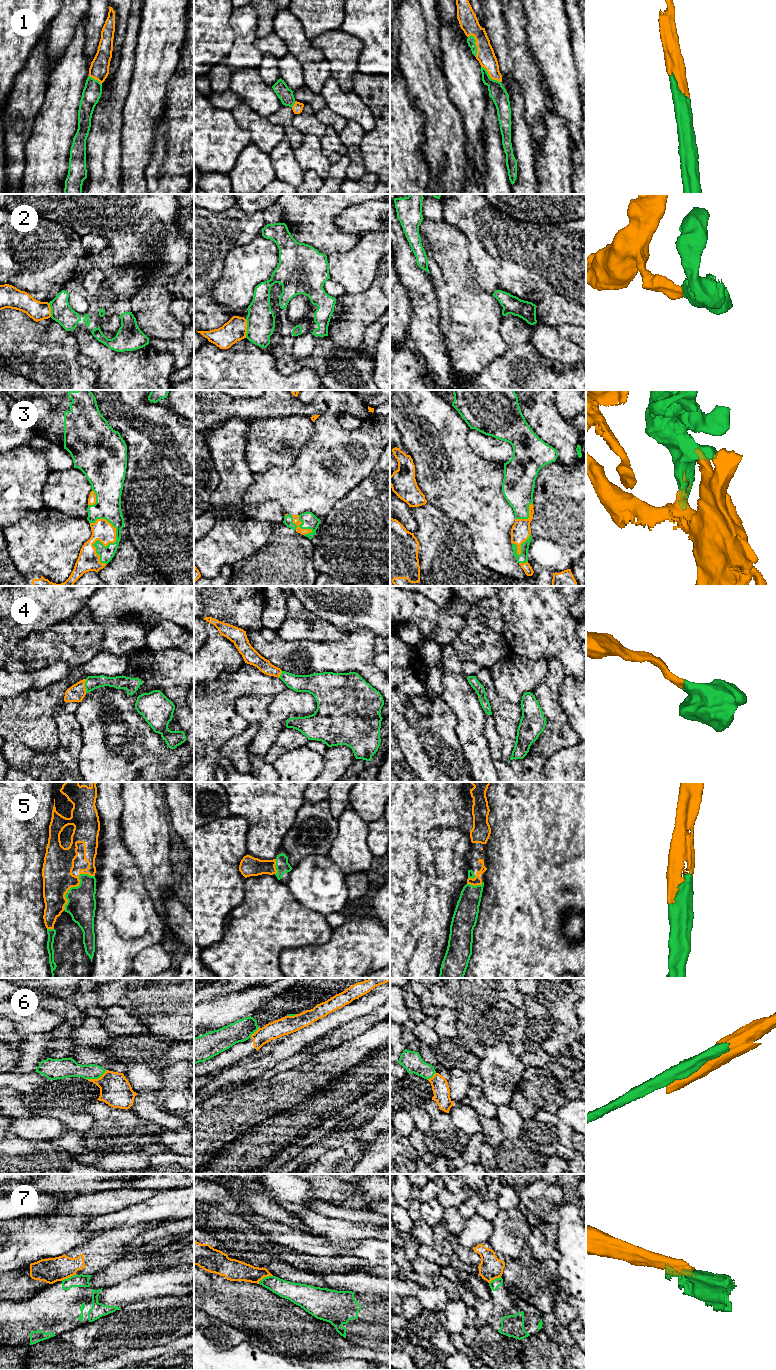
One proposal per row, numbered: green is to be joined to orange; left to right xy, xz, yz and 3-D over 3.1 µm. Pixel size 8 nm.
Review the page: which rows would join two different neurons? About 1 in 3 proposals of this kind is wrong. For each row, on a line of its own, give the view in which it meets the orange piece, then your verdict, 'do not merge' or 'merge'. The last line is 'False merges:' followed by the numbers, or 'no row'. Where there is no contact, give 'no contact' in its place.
1: meets orange in yz; merge
2: meets orange in xz; do not merge
3: meets orange in xy; merge
4: meets orange in xy; merge
5: meets orange in xy; merge
6: meets orange in xy; do not merge
7: meets orange in xz; do not merge
False merges: 2, 6, 7

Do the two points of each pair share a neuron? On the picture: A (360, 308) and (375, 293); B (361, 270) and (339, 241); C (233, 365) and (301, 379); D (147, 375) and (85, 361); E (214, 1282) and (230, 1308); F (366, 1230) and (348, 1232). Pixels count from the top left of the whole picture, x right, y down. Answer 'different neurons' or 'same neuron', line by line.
A: same neuron
B: different neurons
C: same neuron
D: different neurons
E: same neuron
F: same neuron

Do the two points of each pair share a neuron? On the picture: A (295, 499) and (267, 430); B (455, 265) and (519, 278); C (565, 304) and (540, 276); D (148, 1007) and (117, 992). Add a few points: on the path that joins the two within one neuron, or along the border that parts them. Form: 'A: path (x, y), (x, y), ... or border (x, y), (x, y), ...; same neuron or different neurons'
A: border (299, 451), (290, 466), (270, 467), (259, 472); different neurons
B: border (468, 246), (468, 259), (483, 291); different neurons
C: path (559, 297), (547, 283); same neuron
D: path (140, 1001), (134, 995), (125, 994); same neuron

